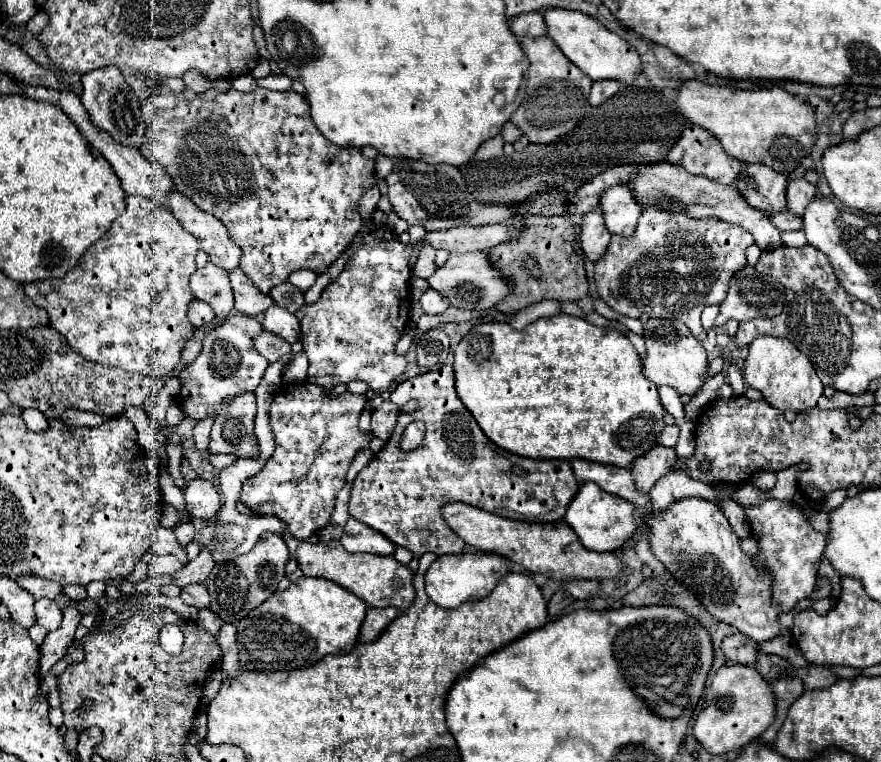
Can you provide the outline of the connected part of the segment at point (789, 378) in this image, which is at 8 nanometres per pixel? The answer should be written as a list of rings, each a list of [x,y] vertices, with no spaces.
[[[756,337],[752,345],[748,345],[744,377],[750,387],[758,389],[764,399],[780,411],[806,411],[818,403],[824,389],[808,357],[804,357],[800,349],[792,345],[792,341],[784,341],[780,337]]]

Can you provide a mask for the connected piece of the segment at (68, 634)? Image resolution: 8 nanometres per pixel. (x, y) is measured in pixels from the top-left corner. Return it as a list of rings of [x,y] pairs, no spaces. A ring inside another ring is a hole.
[[[76,601],[64,609],[64,619],[60,627],[46,635],[44,643],[40,645],[40,675],[46,675],[50,667],[60,661],[66,653],[66,647],[74,641],[74,631],[80,625],[80,611],[76,607]]]

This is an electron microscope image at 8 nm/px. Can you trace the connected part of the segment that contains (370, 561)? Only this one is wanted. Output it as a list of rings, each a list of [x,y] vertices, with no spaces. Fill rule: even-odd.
[[[302,541],[296,549],[298,569],[310,577],[324,577],[330,579],[344,589],[356,593],[364,603],[370,607],[380,607],[382,599],[390,599],[390,605],[404,611],[412,605],[414,587],[412,587],[412,573],[406,565],[398,563],[392,555],[368,555],[368,553],[348,553],[340,541]]]

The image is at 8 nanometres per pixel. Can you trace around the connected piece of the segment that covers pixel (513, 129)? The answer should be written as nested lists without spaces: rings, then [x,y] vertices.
[[[504,123],[504,127],[500,129],[500,135],[502,135],[502,139],[504,139],[504,143],[514,143],[514,141],[518,141],[520,139],[520,129],[516,127],[516,125],[512,125],[512,123]]]

